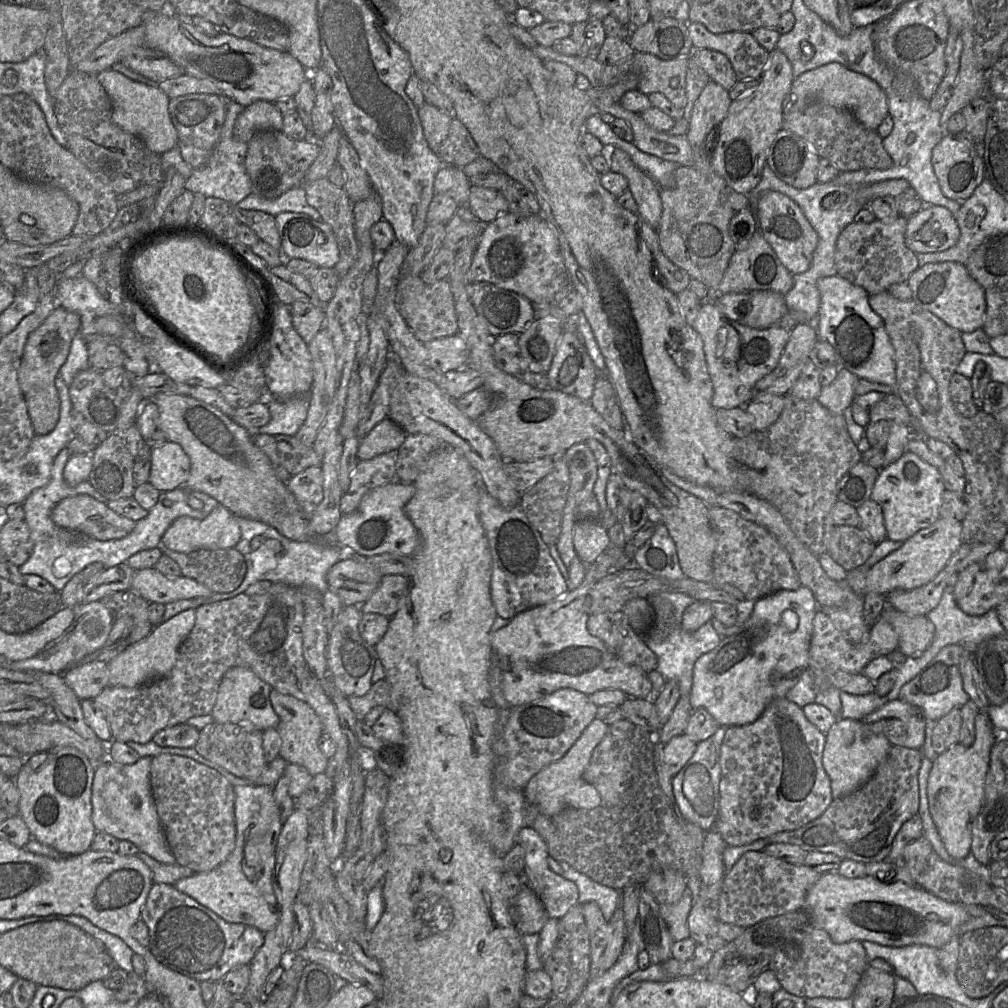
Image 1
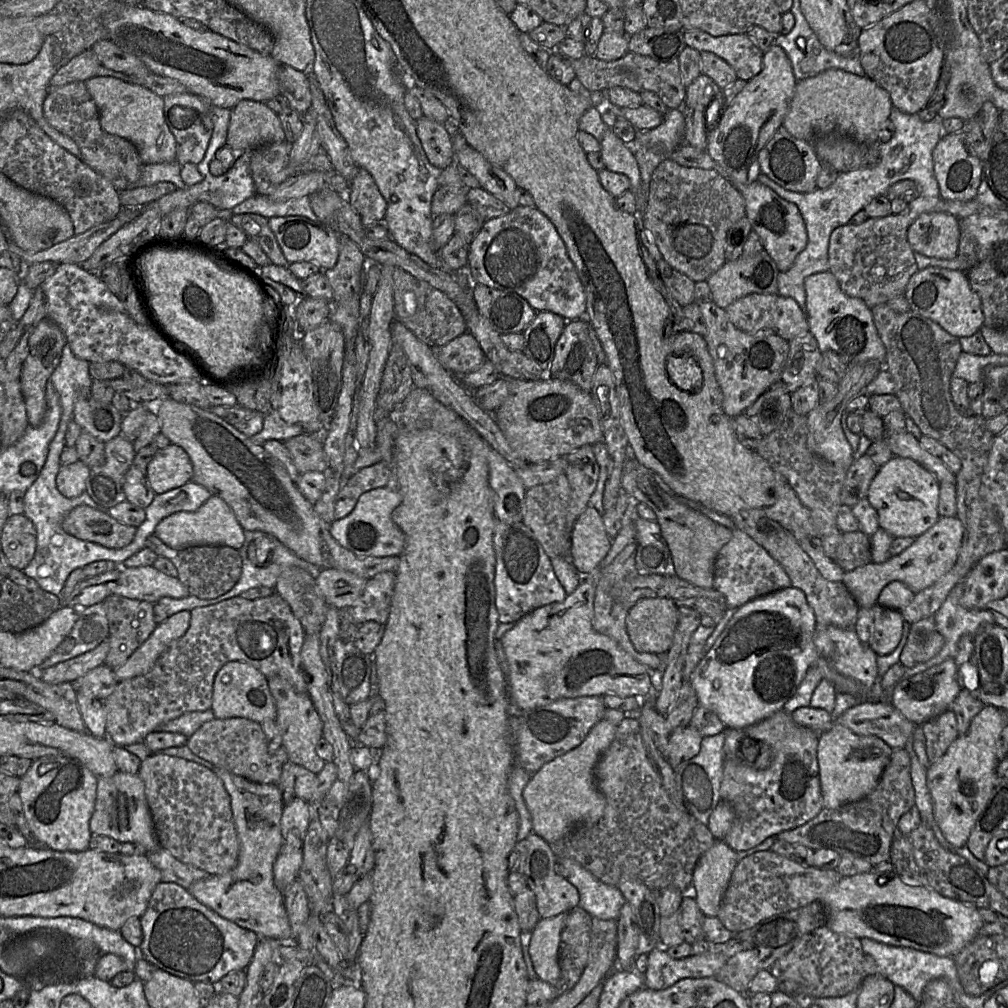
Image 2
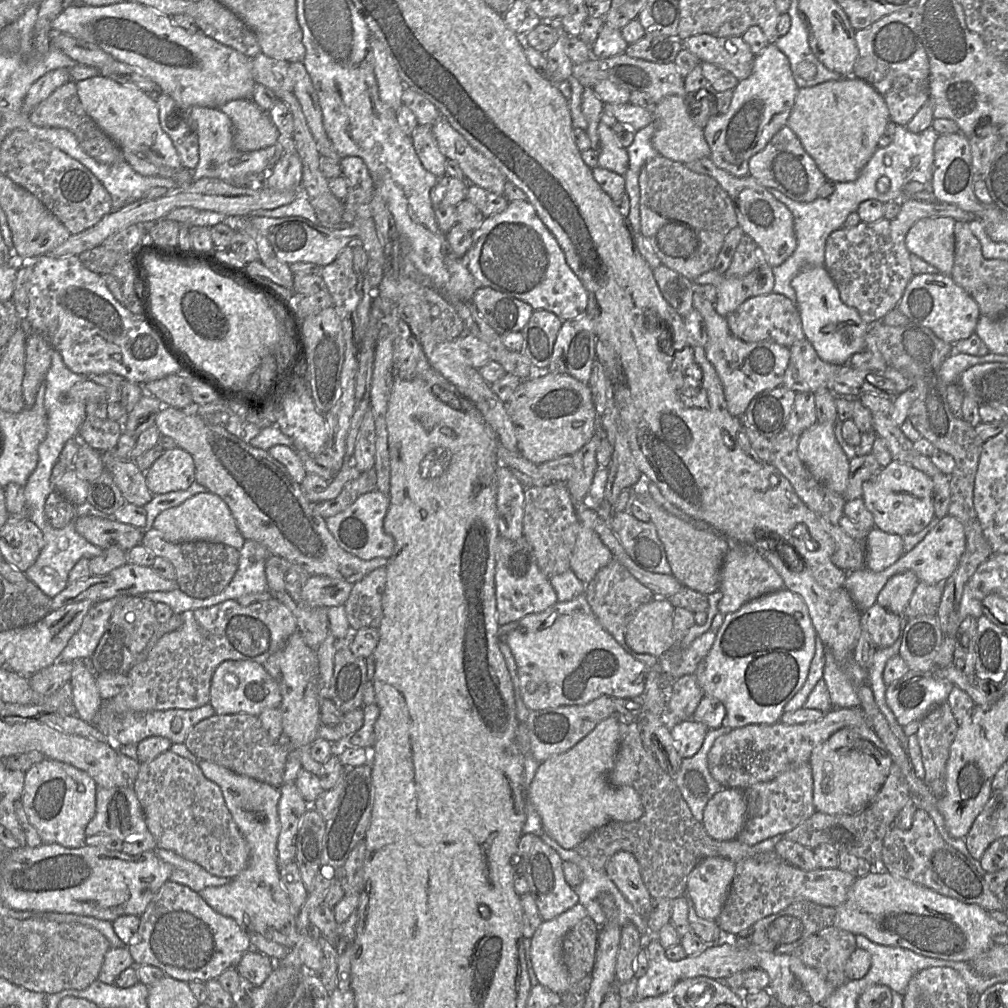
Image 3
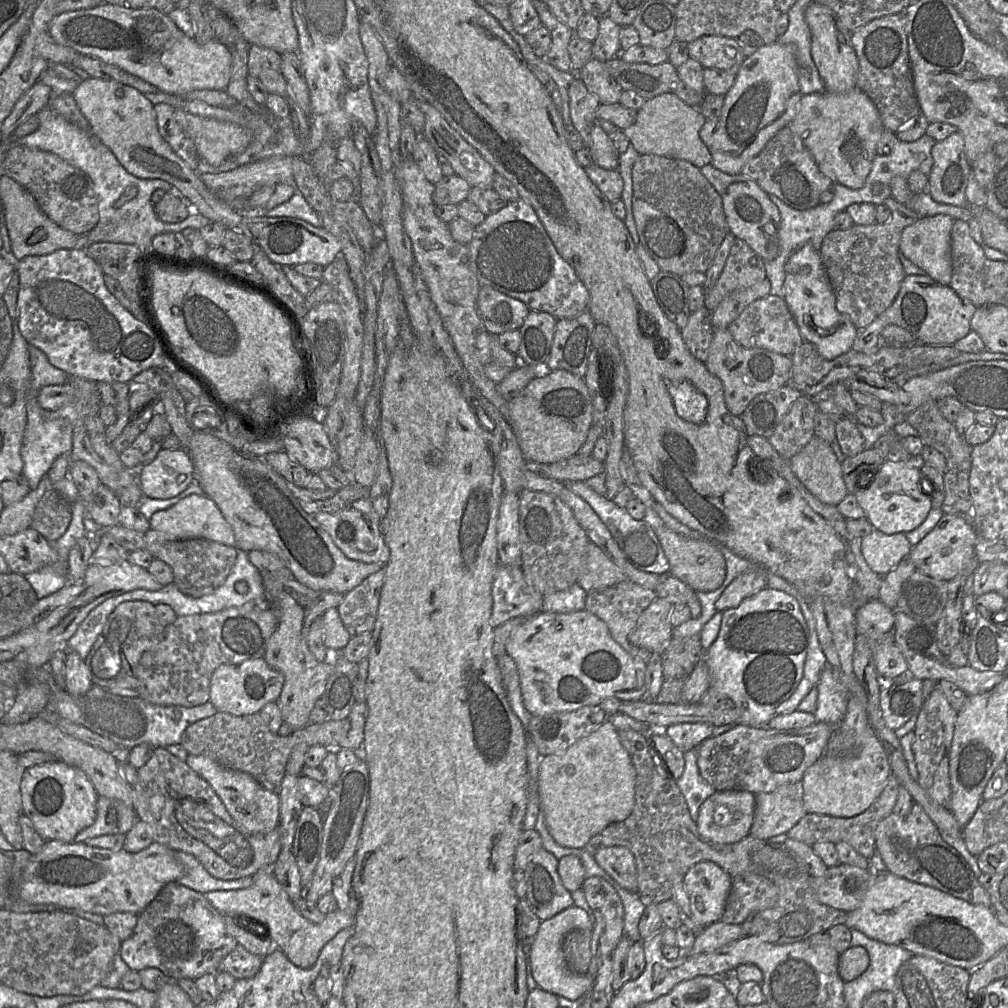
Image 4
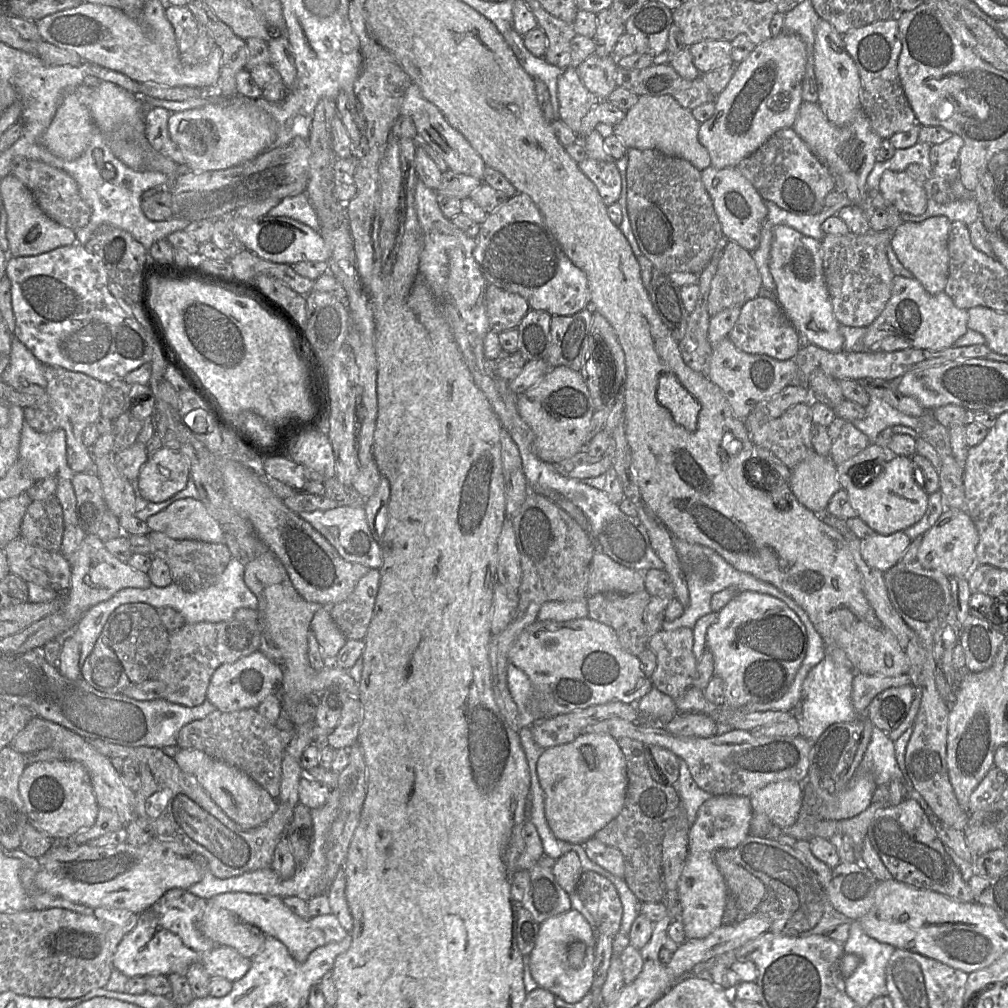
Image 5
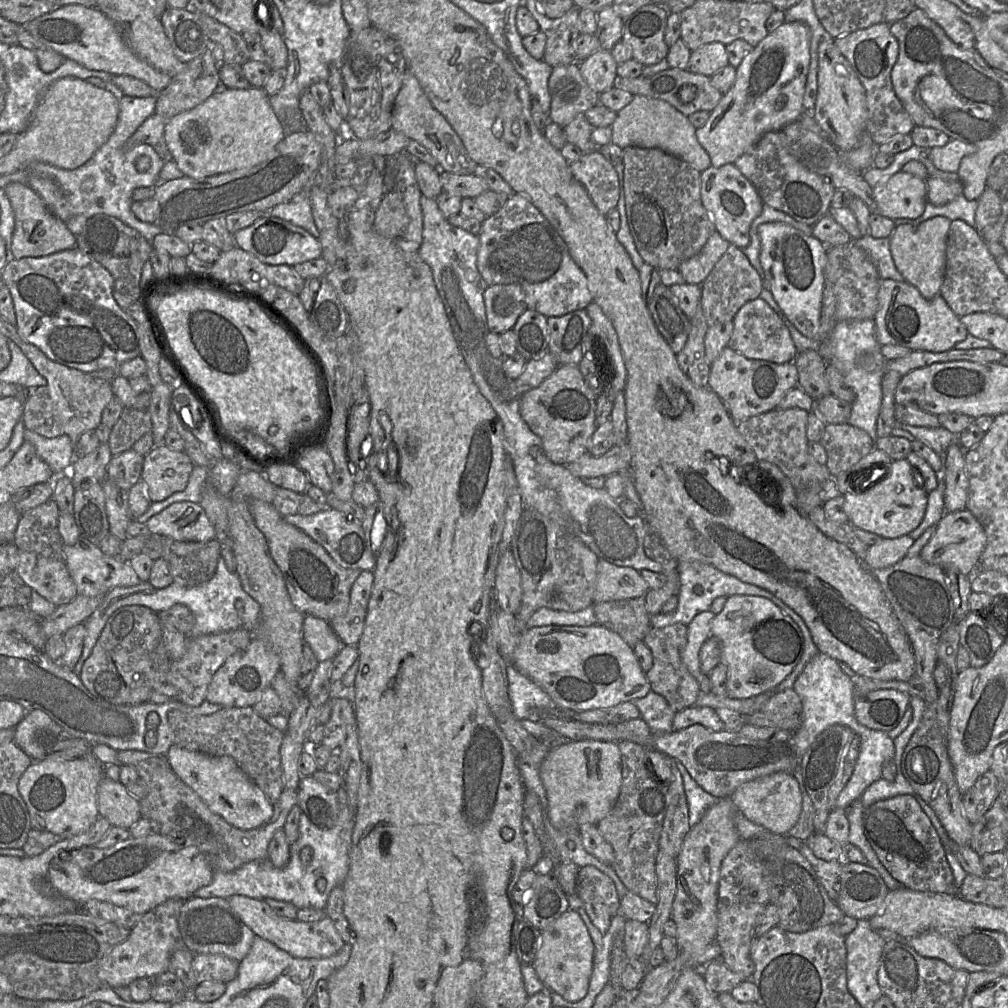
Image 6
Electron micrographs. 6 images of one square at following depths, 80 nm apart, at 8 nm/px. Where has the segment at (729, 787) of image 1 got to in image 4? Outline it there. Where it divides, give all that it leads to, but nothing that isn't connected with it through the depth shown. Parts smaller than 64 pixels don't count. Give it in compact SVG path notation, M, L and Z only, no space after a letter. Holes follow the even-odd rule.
M802 781L778 786L771 792L761 792L755 795L755 810L749 835L768 840L779 834L787 833L807 812L803 805Z

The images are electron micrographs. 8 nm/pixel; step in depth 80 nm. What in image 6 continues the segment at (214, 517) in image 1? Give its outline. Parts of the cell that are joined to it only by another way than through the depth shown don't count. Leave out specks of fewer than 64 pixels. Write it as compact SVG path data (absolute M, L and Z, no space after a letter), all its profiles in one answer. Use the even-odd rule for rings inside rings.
M174 502L152 516L146 523L152 535L177 541L209 541L216 538L215 528L200 503Z

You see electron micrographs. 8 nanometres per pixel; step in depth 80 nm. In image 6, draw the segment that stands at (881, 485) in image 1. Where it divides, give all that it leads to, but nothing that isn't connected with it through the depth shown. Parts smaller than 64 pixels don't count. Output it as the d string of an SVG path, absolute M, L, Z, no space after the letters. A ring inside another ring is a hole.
M906 459L893 460L880 475L880 480L864 490L856 492L854 487L844 494L844 512L849 523L856 528L877 534L882 538L898 538L909 535L921 522L926 506L927 493L916 485L914 469Z

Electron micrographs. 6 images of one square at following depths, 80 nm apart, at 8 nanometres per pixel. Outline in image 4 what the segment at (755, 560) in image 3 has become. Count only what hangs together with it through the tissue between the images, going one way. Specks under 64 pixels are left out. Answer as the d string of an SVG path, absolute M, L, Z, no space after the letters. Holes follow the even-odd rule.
M755 570L736 577L715 602L717 612L736 608L740 603L767 587L765 570Z

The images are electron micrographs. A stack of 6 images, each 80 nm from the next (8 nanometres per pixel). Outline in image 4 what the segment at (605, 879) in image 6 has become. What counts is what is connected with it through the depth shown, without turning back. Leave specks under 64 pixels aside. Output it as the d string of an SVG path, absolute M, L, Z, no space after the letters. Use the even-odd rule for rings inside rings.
M590 877L583 881L581 889L584 892L587 903L593 911L595 921L592 928L591 955L592 959L596 957L597 968L599 959L608 962L608 972L612 971L613 953L622 939L623 935L623 915L624 909L621 899L615 889L604 879L600 877Z

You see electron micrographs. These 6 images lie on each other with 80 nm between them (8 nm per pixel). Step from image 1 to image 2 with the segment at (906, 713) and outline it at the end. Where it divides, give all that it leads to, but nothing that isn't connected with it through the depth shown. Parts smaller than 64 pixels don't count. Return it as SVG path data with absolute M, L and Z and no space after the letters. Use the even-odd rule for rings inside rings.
M862 701L849 708L842 715L833 719L832 725L842 725L859 736L876 736L882 739L892 749L905 748L907 742L913 739L916 724L908 720L890 702Z

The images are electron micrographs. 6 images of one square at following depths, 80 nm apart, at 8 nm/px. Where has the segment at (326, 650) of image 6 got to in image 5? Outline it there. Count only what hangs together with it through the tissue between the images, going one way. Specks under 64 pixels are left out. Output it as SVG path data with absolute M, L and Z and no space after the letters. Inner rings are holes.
M329 607L317 610L311 621L310 629L314 632L320 646L320 654L324 665L334 664L339 650L347 639L331 618Z

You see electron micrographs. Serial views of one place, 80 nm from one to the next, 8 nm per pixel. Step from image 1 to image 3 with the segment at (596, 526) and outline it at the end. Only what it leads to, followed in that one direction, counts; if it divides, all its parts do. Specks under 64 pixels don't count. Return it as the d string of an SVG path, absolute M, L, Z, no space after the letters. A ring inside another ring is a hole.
M581 526L570 559L570 568L584 584L589 584L613 555L599 535L591 528Z

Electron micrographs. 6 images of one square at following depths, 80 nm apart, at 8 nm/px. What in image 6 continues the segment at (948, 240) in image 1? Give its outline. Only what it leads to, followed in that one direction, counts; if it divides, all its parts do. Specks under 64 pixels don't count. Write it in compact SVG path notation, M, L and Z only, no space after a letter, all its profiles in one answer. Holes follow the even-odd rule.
M935 216L918 224L897 225L890 235L890 251L896 268L902 274L904 281L914 285L926 299L940 294L950 222L945 216Z

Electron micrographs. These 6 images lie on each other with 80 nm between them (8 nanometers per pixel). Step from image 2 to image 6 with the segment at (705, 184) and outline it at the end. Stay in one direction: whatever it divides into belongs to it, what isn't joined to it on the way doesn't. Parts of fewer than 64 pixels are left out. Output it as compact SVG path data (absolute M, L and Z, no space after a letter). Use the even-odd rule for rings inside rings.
M627 146L623 148L623 160L624 165L624 195L625 195L625 210L626 217L629 226L631 236L634 240L634 244L643 261L657 270L677 270L679 265L696 255L705 245L710 235L715 231L715 226L711 219L711 216L704 208L701 201L700 194L700 173L693 168L690 164L682 159L666 153L659 148L641 148L637 146Z

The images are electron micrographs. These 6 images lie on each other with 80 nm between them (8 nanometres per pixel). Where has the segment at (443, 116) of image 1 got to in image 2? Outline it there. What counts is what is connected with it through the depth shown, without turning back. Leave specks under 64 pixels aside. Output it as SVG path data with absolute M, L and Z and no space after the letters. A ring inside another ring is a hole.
M422 116L417 121L417 136L433 166L444 170L455 162L449 120L443 124Z

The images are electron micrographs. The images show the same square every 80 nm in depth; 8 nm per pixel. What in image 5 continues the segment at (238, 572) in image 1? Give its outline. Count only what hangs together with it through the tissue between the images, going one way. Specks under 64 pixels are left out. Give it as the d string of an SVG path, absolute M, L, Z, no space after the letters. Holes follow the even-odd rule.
M150 531L148 539L151 556L163 559L170 568L173 581L188 592L206 589L216 584L233 558L225 543L212 543L194 539L173 539L162 532Z

